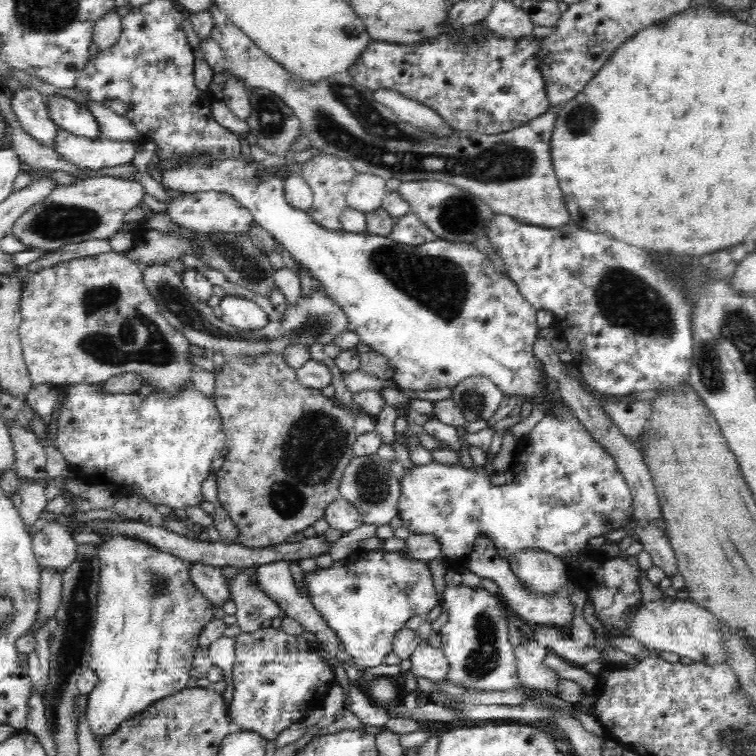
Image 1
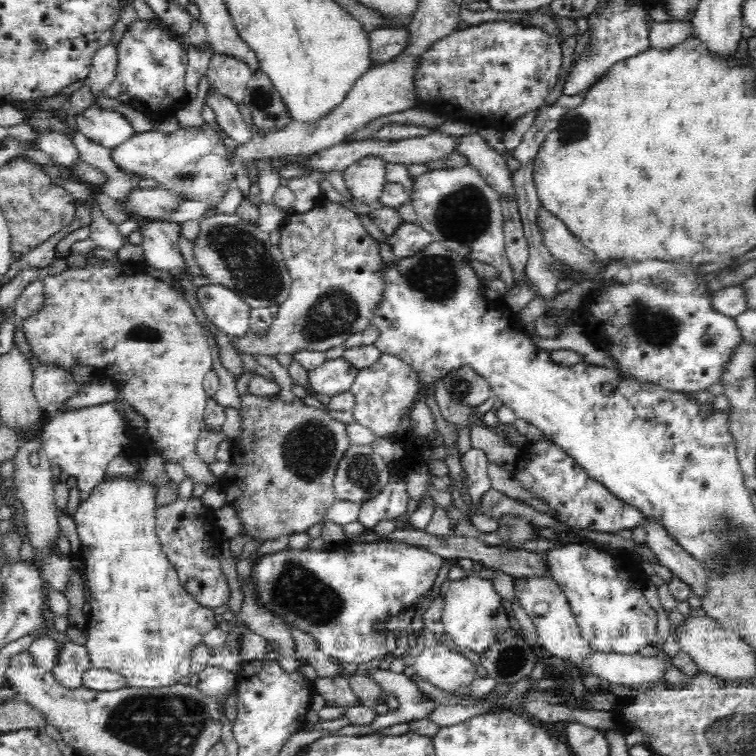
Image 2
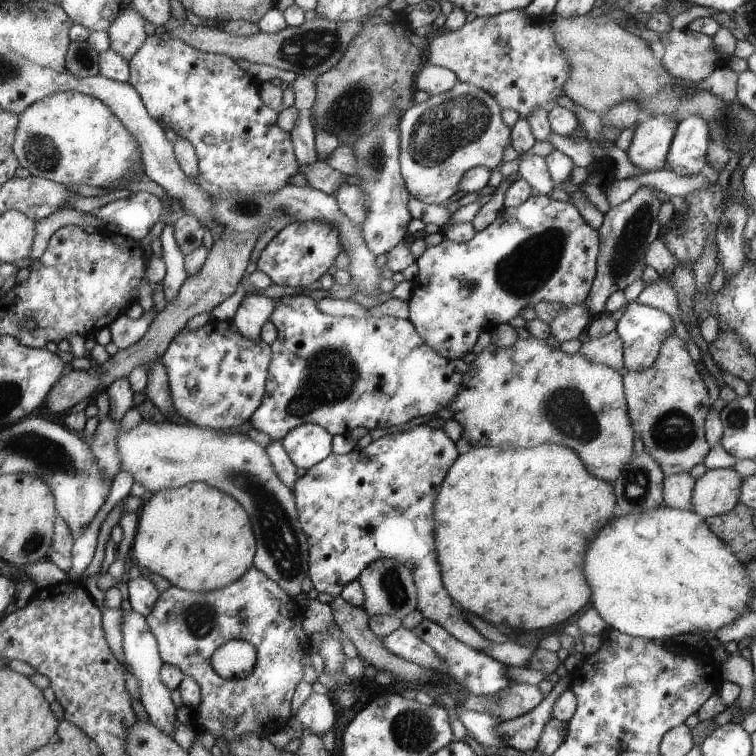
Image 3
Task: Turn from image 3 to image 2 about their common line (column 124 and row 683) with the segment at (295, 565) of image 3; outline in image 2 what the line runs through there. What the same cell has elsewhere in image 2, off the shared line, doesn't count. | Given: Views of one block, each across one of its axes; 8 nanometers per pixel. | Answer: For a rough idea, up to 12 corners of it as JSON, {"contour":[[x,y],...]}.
{"contour":[[444,644],[424,647],[413,668],[448,694],[470,686],[476,665]]}

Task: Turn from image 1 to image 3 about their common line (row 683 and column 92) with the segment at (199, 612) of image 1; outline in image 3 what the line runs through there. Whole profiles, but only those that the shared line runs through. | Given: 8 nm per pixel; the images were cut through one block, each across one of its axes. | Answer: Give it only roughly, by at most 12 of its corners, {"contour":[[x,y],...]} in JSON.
{"contour":[[68,90],[21,115],[34,176],[105,189],[141,147],[105,102]]}

